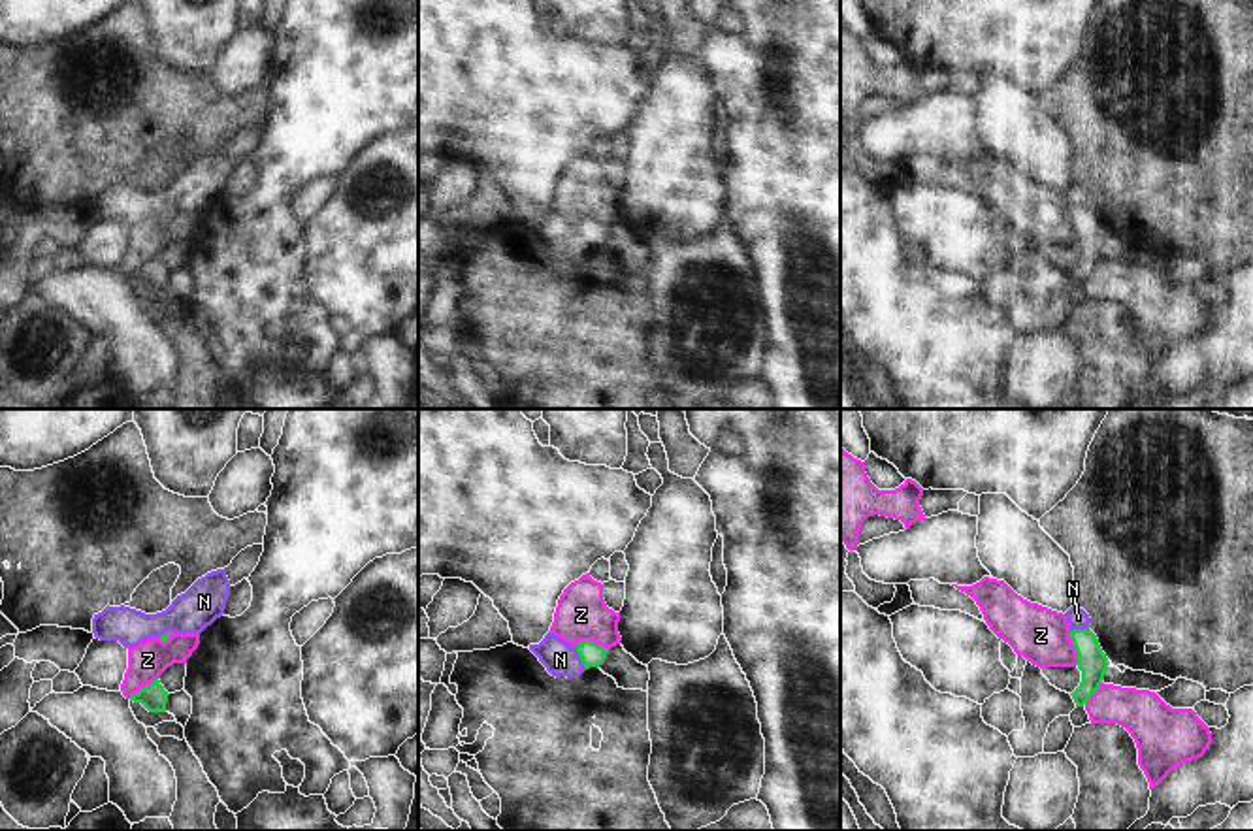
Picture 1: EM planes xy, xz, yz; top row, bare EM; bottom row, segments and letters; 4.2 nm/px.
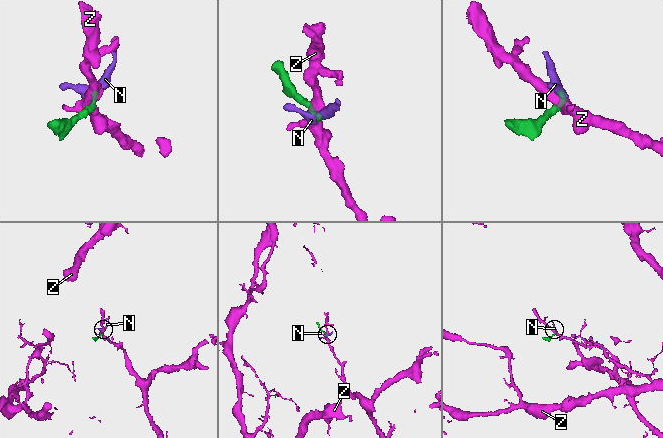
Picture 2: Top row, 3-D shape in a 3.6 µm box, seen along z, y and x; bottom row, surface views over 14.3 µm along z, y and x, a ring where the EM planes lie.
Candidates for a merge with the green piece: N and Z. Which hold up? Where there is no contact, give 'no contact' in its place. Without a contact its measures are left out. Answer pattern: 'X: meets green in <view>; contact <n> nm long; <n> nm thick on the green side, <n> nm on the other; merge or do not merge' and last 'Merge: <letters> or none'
N: meets green in xz; contact 100 nm long; 100 nm thick on the green side, 140 nm on the other; merge
Z: meets green in xz; contact 140 nm long; 100 nm thick on the green side, 220 nm on the other; do not merge
Merge: N

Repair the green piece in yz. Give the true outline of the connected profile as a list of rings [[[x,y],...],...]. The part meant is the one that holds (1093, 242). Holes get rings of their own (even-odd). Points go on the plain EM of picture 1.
[[[1072,183],[1065,194],[1078,232],[1078,247],[1082,249],[1082,260],[1070,271],[1078,286],[1087,283],[1089,275],[1100,266],[1108,249],[1108,236],[1102,230],[1097,213],[1089,207],[1091,196],[1083,187]]]

